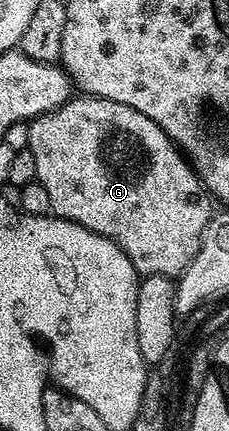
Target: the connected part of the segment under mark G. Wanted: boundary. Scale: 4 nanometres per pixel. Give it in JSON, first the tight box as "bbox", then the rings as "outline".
{"bbox":[29,97,213,277],"outline":[[[72,97],[57,109],[47,111],[44,115],[38,115],[37,118],[30,120],[29,149],[33,153],[33,161],[37,161],[35,178],[49,193],[50,214],[60,215],[62,219],[73,221],[109,241],[113,241],[123,250],[125,257],[129,257],[129,261],[133,261],[140,276],[170,275],[178,277],[189,265],[189,261],[193,261],[199,248],[199,242],[203,239],[203,230],[207,228],[207,223],[213,214],[213,208],[211,208],[213,199],[207,188],[203,186],[203,181],[199,178],[196,168],[194,166],[191,168],[186,163],[188,160],[185,158],[184,152],[153,120],[145,117],[145,113],[137,113],[137,109],[133,109],[129,105],[121,105],[117,101],[109,101],[108,99]]]}

